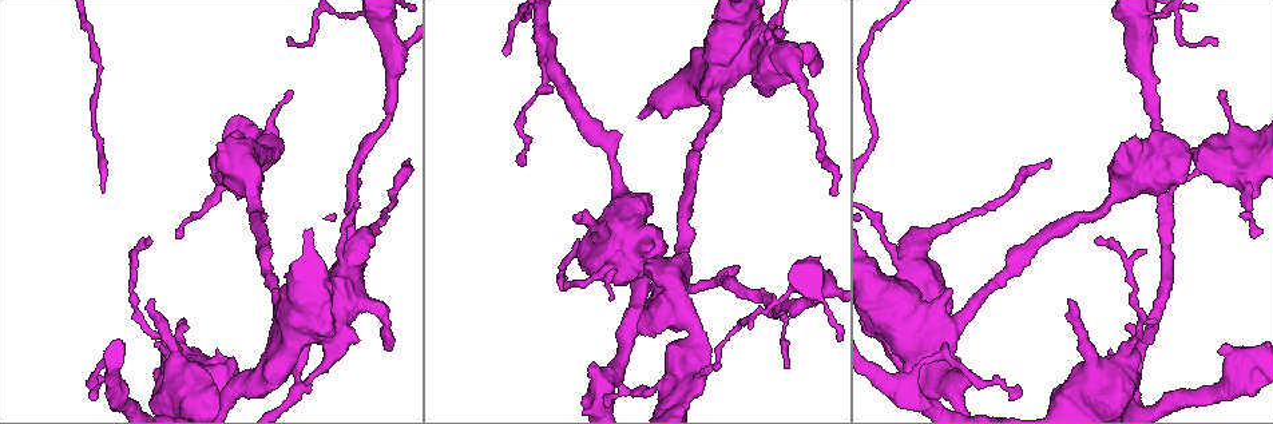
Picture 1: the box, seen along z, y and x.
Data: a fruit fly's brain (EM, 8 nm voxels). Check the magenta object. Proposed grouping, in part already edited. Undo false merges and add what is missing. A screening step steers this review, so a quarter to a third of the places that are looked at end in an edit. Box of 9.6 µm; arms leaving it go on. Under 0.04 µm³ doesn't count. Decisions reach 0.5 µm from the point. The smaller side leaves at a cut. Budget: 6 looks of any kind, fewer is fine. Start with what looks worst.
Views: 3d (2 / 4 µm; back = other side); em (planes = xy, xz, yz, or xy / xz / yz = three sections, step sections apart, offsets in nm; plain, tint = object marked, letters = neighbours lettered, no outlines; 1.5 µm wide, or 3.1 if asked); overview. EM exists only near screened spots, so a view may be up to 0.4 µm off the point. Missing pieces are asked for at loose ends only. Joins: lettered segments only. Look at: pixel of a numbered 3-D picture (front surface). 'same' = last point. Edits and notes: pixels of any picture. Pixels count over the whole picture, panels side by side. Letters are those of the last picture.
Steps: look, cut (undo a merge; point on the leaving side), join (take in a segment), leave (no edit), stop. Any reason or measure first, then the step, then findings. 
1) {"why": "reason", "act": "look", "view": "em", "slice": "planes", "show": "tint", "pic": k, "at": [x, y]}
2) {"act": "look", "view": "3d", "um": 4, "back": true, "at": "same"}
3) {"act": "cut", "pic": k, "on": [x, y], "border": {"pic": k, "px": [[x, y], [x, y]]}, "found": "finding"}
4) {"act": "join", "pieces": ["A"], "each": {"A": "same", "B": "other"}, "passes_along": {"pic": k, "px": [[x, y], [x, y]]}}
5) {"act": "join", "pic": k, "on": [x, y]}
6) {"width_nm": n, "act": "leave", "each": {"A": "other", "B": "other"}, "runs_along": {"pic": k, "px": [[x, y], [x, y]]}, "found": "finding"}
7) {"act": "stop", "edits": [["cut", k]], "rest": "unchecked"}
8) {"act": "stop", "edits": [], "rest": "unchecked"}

{"act": "look", "view": "em", "slice": "planes", "show": "letters", "pic": 1, "at": [662, 114]}

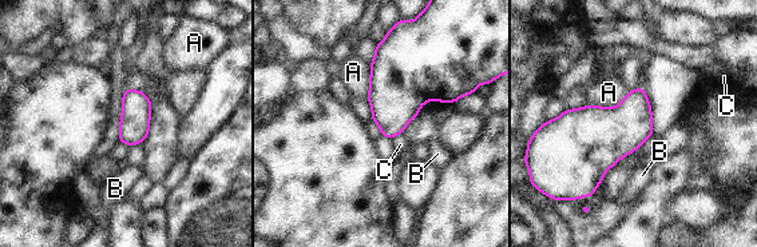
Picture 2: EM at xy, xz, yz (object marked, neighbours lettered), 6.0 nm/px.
{"longest_contact_nm": ["A", 260], "act": "leave", "each": {"A": "other", "B": "other", "C": "other"}, "border": {"pic": 2, "px": [[400, 134], [392, 139]]}, "found": "none of them fits"}

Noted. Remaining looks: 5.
{"why": "branch stops here", "act": "look", "view": "em", "slice": "planes", "show": "letters", "pic": 1, "at": [150, 240]}

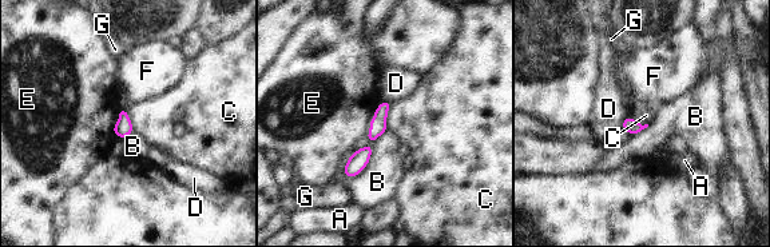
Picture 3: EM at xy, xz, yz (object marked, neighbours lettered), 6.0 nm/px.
{"act": "leave", "each": {"A": "other", "B": "other", "C": "other", "D": "other", "E": "other", "F": "other", "G": "other"}, "runs_along": {"pic": 3, "px": [[385, 104], [368, 150], [349, 172]]}, "found": "no lettered segment goes on from it"}

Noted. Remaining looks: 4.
{"act": "look", "view": "3d", "um": 2, "pic": 1, "at": [157, 339]}

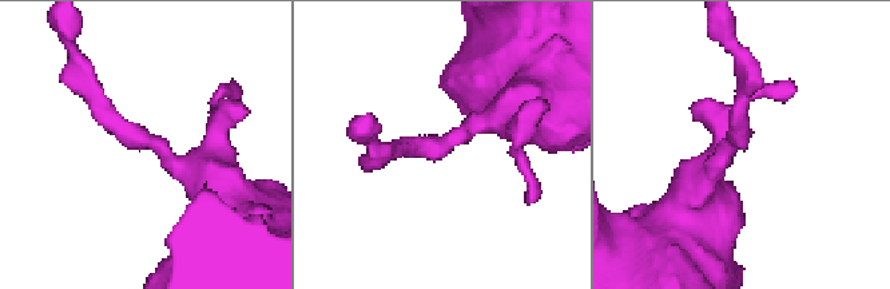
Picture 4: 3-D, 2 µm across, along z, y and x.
{"why": "shape alone is not enough", "act": "look", "view": "em", "slice": "yz", "step": 8, "show": "tint", "pic": 4, "at": [734, 145]}

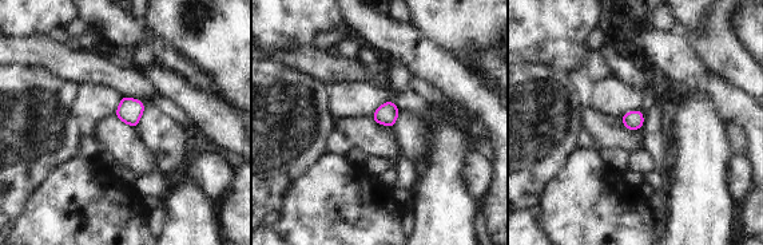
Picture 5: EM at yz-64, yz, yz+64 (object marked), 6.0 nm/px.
{"act": "look", "view": "em", "slice": "planes", "show": "letters", "at": "same"}

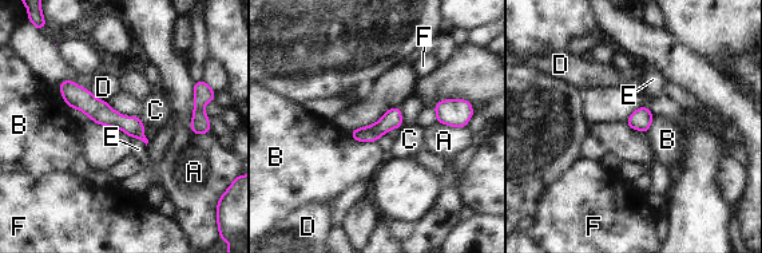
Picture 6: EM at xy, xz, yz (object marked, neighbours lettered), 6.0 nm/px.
{"width_nm": 110, "act": "leave", "each": {"A": "other", "B": "other", "C": "other", "D": "other", "E": "other", "F": "other"}, "border": {"pic": 6, "px": [[133, 137], [137, 137], [146, 145]]}, "found": "continuous, no second neuron"}

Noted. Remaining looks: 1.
{"act": "stop", "edits": [], "rest": "unchecked"}

